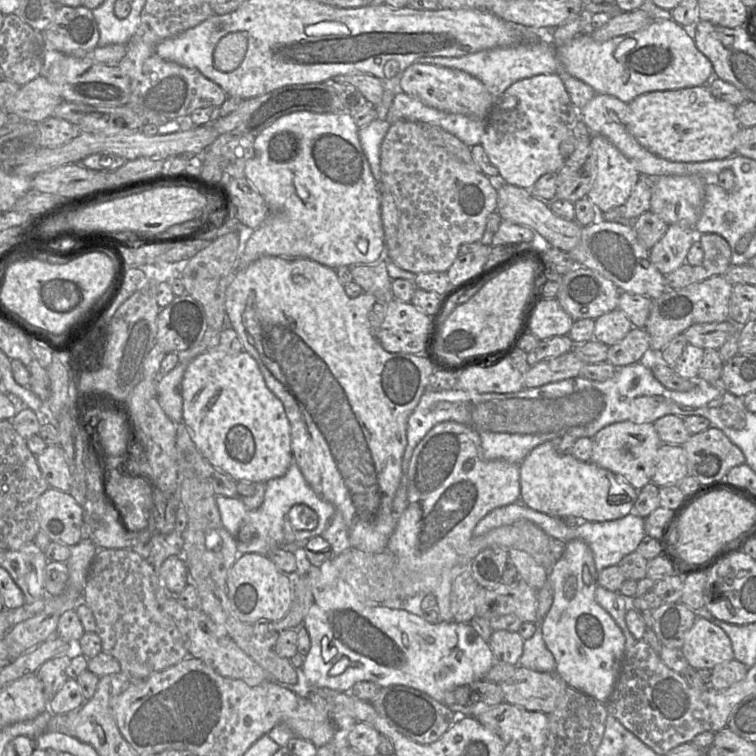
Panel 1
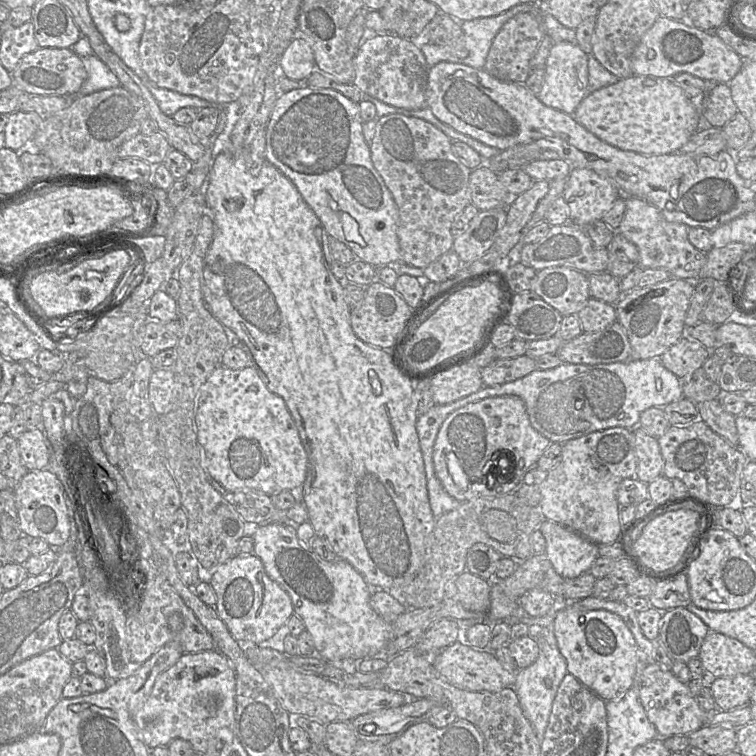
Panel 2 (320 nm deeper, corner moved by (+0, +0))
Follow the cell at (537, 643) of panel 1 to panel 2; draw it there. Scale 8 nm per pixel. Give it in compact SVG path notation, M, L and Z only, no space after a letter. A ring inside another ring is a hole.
M544 626L543 629L548 645L542 648L542 650L539 650L539 656L534 663L516 671L516 680L513 685L523 713L531 723L541 743L544 739L558 688L564 676L568 673L566 660L559 651L557 640L551 626Z

